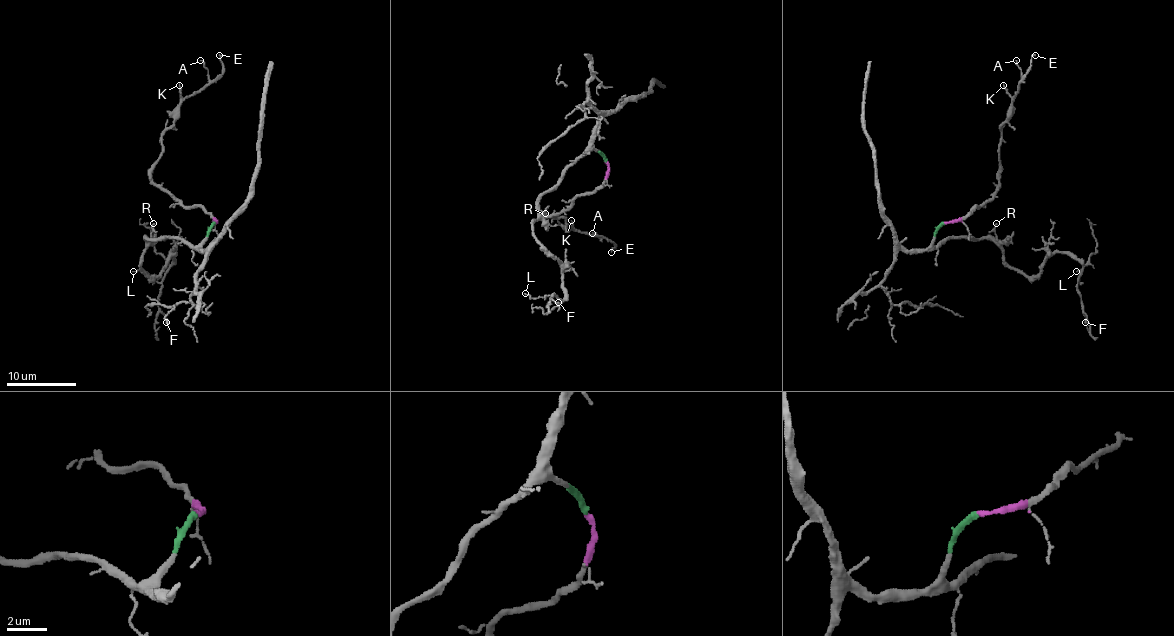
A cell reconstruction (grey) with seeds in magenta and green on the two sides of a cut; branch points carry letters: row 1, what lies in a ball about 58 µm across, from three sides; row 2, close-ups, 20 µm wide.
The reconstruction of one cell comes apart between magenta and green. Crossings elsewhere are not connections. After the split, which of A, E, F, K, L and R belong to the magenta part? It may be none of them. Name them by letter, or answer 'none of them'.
A, E, K

